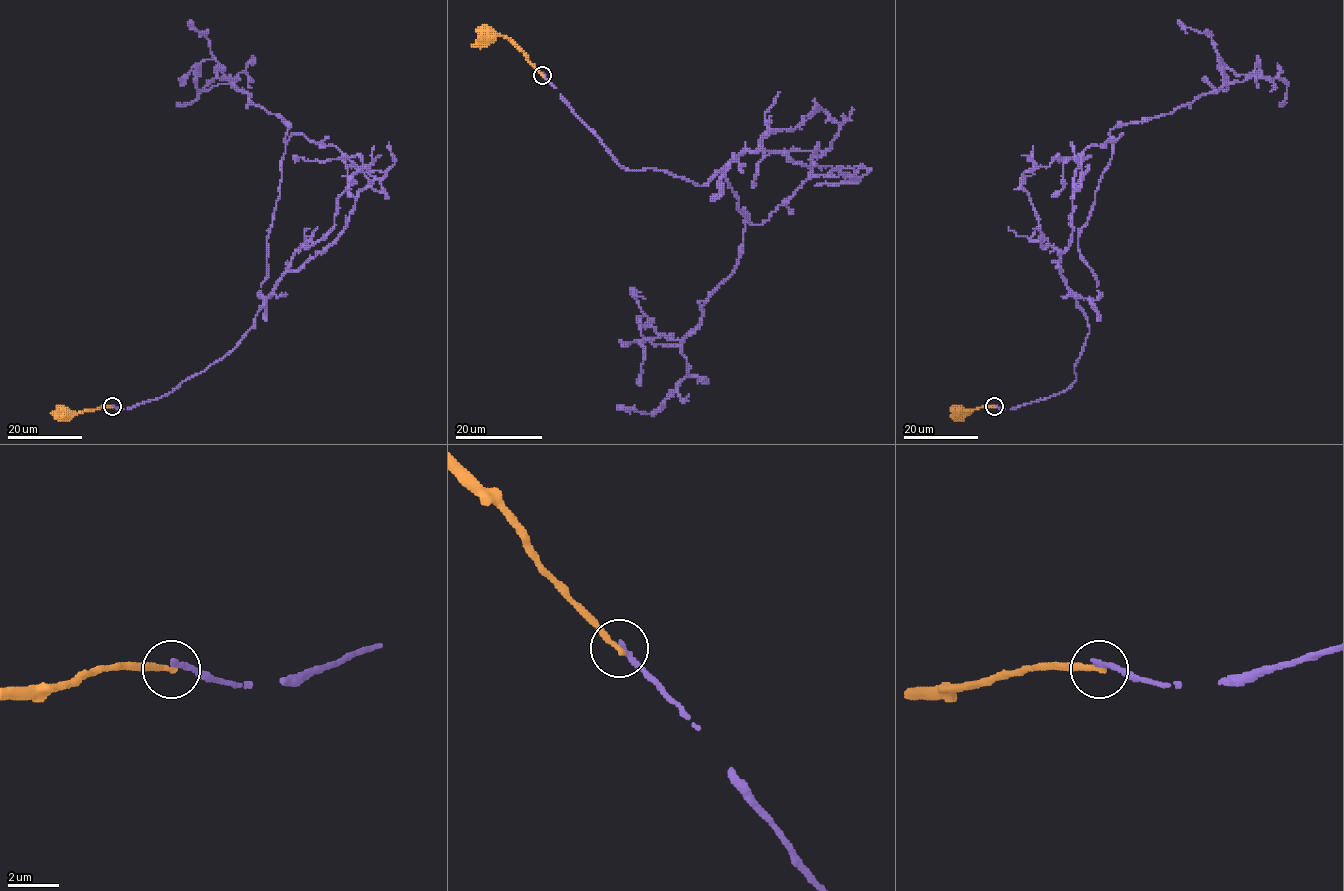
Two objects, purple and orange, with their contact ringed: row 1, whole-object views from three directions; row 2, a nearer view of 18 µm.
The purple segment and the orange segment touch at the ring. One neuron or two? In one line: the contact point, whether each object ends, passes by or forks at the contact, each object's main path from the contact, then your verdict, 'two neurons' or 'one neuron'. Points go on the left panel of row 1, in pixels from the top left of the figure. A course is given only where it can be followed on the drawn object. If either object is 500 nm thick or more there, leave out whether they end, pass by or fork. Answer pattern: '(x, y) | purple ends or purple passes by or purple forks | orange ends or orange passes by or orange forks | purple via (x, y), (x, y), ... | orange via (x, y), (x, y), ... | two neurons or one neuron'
(112, 406) | purple ends | orange ends | purple via (112, 406), (222, 359), (374, 177), (336, 146), (285, 140), (236, 77), (176, 103) | orange via (112, 407), (69, 415), (62, 415), (61, 411) | two neurons

